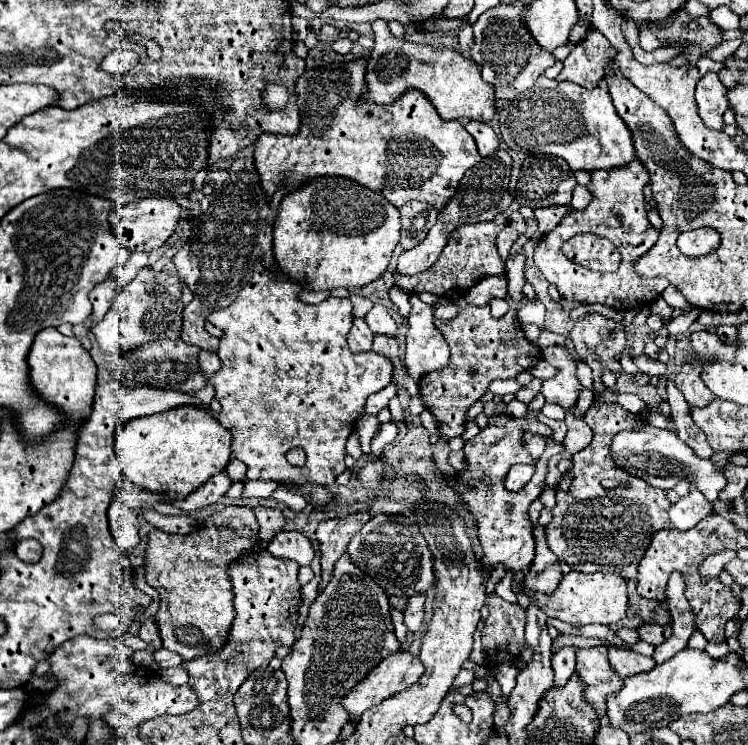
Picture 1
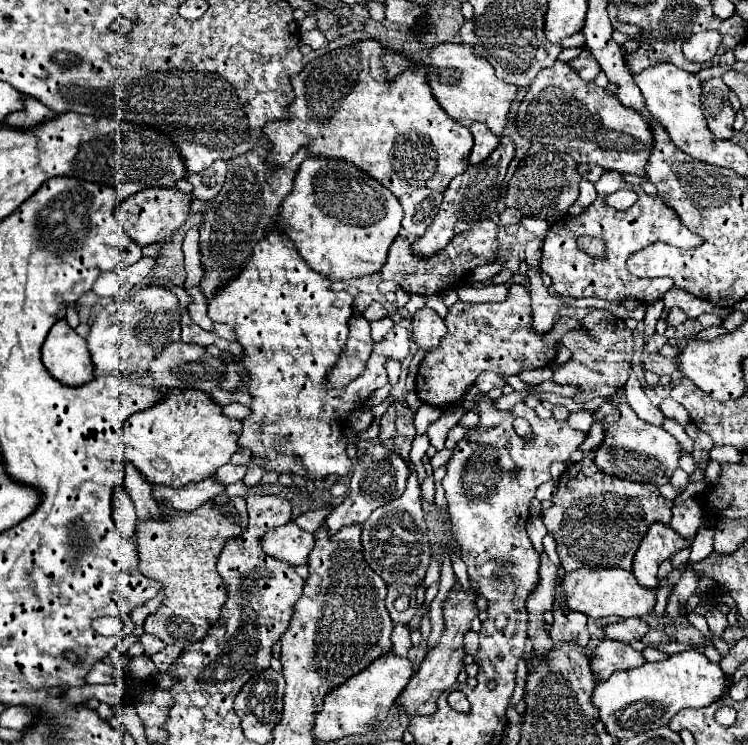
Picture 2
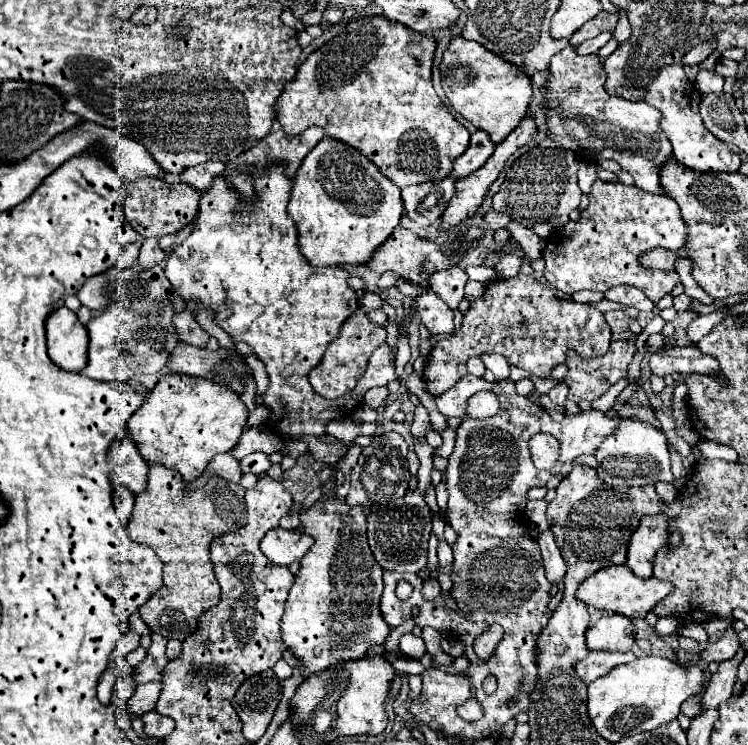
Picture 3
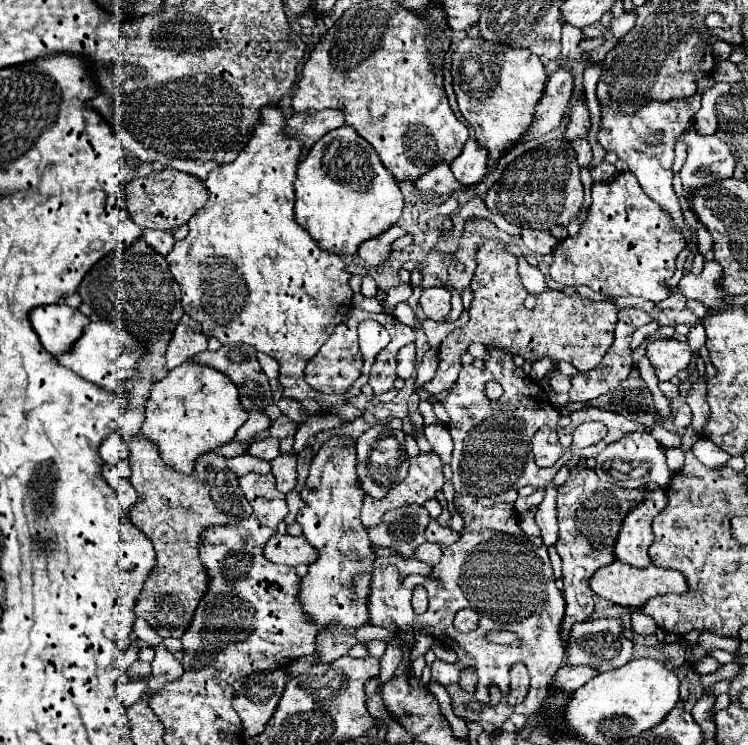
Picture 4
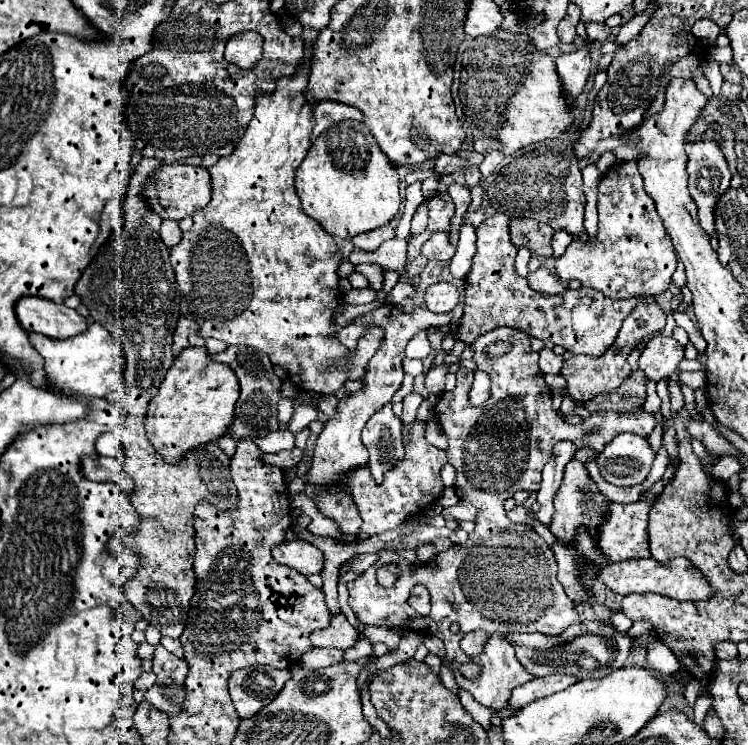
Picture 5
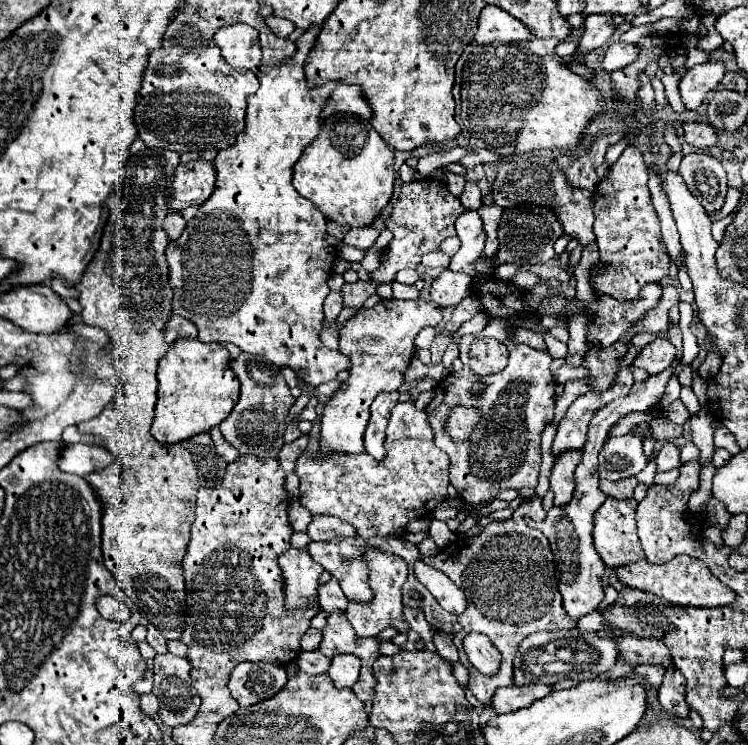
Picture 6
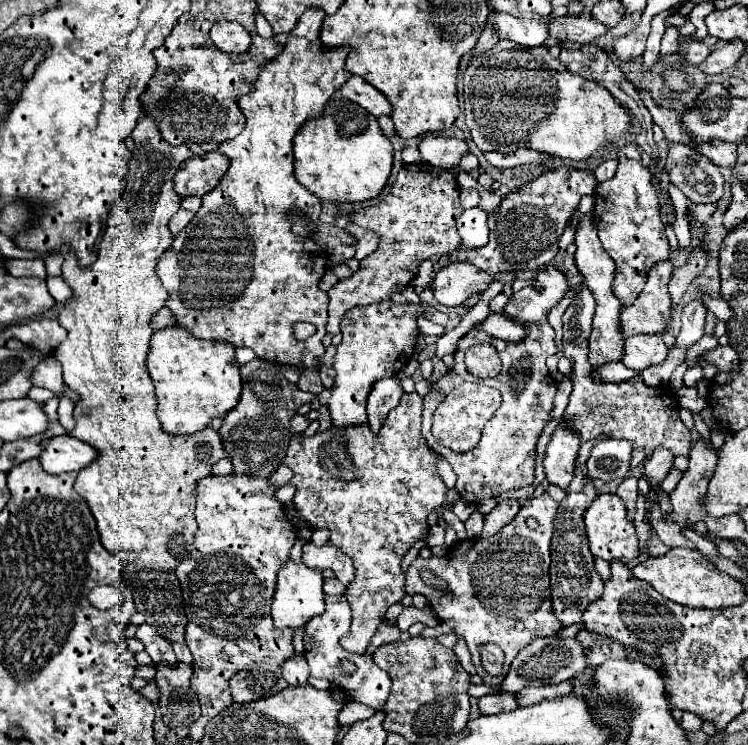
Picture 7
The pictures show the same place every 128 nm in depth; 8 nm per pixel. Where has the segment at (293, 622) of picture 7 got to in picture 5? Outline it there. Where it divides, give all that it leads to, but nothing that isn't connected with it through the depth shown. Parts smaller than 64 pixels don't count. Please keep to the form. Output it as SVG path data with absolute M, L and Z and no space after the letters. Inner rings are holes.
M286 540L272 548L272 558L278 564L286 564L300 574L320 574L324 568L324 554L306 540ZM364 553L359 555L357 558L353 559L350 562L342 564L341 568L345 567L347 570L354 572L364 572L371 565L375 564L378 560L378 555L376 553Z

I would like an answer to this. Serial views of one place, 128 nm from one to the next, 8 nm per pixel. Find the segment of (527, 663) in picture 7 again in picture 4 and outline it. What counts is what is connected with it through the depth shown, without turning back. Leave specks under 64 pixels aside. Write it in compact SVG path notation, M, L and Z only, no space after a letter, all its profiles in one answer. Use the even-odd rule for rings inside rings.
M596 618L588 620L586 624L574 624L564 658L566 664L592 664L598 672L606 672L620 668L632 658L632 642L624 636L620 618ZM492 630L487 633L487 637L490 641L497 644L520 644L518 636L516 634L506 630Z

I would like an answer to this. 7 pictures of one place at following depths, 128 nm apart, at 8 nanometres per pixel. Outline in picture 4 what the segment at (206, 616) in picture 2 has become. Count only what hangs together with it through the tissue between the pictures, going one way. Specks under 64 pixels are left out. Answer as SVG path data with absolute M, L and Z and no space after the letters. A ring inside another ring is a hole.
M130 440L128 442L130 448L130 466L132 466L132 476L130 482L138 492L138 502L136 506L128 513L128 518L133 525L144 532L154 548L156 548L156 556L158 556L158 566L150 572L146 584L144 584L144 592L138 596L136 602L136 616L144 618L152 628L158 630L160 636L172 636L172 638L182 638L182 632L188 630L188 624L192 622L194 610L198 608L202 596L208 590L208 572L202 566L200 558L198 558L198 542L200 542L200 534L208 528L208 526L230 526L236 524L240 520L246 520L252 512L248 500L244 498L244 492L238 486L238 478L228 470L224 456L216 454L216 452L208 452L204 456L200 456L196 460L196 470L192 476L188 474L180 474L172 468L168 468L162 460L160 454L156 452L156 446L148 440Z

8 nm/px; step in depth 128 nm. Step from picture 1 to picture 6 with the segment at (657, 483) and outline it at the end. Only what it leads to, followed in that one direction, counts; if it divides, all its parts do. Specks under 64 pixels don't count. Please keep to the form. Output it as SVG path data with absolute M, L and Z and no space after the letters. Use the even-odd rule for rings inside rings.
M632 434L614 436L604 442L600 450L600 478L618 482L624 478L632 478L642 472L648 464L648 458L642 450L642 440Z

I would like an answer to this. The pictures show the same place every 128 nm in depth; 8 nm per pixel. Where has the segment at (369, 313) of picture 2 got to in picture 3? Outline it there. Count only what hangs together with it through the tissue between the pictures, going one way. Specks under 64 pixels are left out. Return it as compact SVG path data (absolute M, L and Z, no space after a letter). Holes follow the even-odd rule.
M366 292L362 298L360 298L360 308L368 314L370 310L376 310L376 308L382 308L382 298L378 296L378 294L374 294L374 292Z

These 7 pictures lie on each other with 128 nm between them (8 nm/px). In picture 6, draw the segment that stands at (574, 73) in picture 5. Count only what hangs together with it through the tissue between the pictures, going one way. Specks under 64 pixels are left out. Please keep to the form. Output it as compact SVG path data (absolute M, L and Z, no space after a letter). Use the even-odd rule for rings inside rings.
M586 16L584 20L584 34L580 38L580 46L578 50L568 56L568 58L562 58L562 64L564 66L572 66L572 64L584 64L584 54L600 48L602 44L606 44L610 40L610 36L614 34L616 26L612 22L612 16Z

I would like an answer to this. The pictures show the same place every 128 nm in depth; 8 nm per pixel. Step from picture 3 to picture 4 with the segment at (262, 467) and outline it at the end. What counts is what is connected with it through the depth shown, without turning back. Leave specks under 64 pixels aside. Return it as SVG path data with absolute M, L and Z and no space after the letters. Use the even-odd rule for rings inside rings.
M266 438L266 440L262 440L262 442L256 442L256 444L252 444L250 448L248 448L248 452L252 454L252 456L256 456L256 458L262 458L262 460L274 460L278 454L280 454L280 450L278 450L278 440L276 438Z

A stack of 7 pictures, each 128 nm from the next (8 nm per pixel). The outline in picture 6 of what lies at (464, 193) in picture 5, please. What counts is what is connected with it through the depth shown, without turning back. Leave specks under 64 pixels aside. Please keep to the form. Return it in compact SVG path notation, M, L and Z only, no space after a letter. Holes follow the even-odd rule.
M452 172L446 174L446 186L448 186L448 190L452 192L452 196L460 198L460 194L462 194L462 190L464 190L464 184L466 184L464 176L456 176L456 174L452 174ZM457 236L445 239L441 245L440 250L444 252L446 255L452 258L454 254L459 250L461 246L461 242Z

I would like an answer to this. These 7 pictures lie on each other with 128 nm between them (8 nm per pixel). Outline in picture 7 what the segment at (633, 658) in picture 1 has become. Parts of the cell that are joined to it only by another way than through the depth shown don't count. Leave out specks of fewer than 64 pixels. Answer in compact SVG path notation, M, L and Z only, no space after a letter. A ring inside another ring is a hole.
M494 692L494 694L486 694L482 698L478 698L478 706L484 714L500 714L500 712L508 712L508 710L516 710L518 702L516 702L516 694L512 692Z

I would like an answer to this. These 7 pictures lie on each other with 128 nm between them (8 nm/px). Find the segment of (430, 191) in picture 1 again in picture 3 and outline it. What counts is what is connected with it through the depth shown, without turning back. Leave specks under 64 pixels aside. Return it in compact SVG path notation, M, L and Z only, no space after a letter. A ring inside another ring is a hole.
M384 16L356 18L344 32L312 52L298 68L292 82L284 86L276 102L276 120L286 136L298 136L310 126L326 130L328 138L354 146L398 188L422 184L428 180L444 180L452 174L454 160L466 152L470 132L448 112L432 88L432 56L436 42L404 28Z

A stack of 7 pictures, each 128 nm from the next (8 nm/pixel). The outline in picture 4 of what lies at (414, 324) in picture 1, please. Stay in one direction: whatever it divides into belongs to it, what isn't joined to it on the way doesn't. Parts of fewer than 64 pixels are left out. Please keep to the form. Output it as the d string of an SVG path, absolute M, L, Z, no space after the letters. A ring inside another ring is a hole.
M442 286L424 288L418 304L424 310L426 318L436 320L436 322L444 322L448 312L450 312L450 292Z

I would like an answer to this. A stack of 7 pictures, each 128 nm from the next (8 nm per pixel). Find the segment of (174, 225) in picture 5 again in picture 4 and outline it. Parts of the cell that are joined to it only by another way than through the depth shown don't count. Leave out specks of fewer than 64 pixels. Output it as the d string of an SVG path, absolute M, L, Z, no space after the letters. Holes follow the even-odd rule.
M148 230L148 232L142 234L142 238L144 238L144 242L146 242L152 250L156 250L156 252L162 254L162 256L166 256L166 254L172 250L172 246L174 246L172 232L156 232L156 230Z

